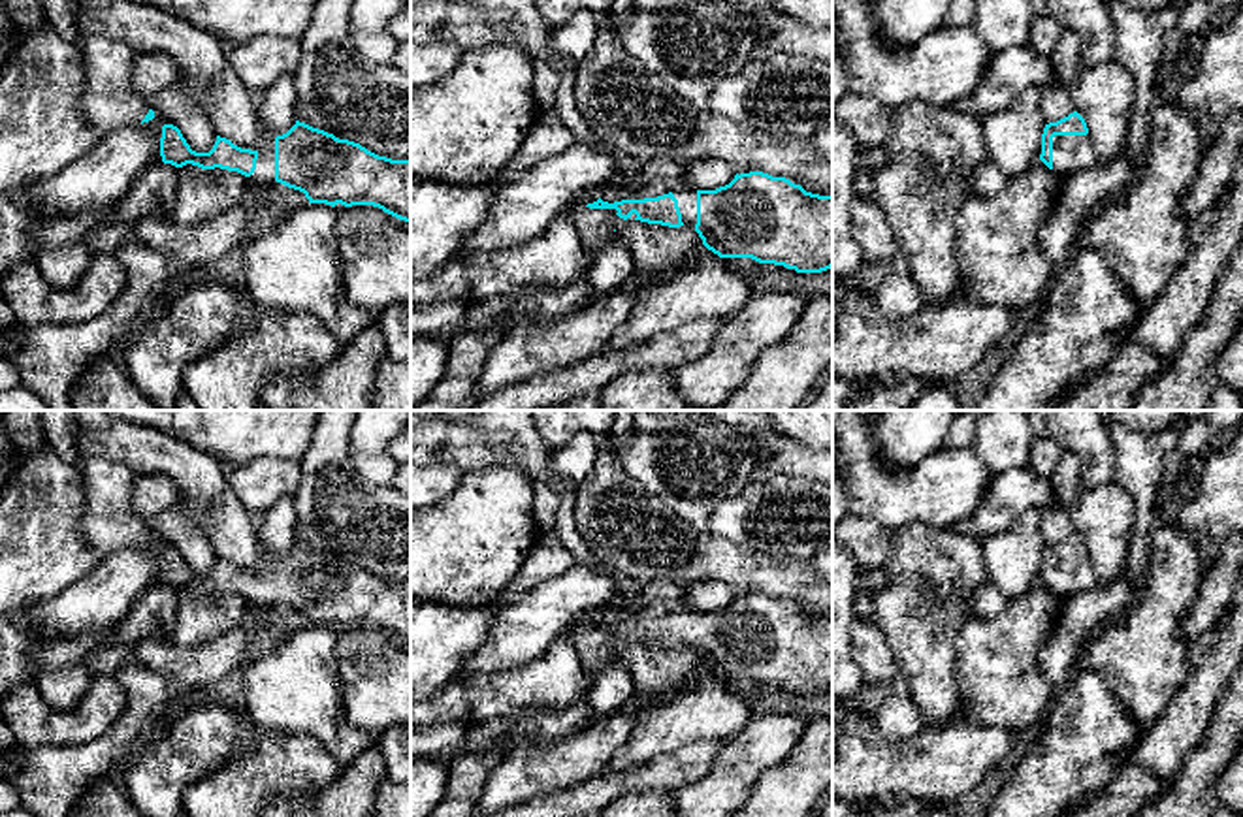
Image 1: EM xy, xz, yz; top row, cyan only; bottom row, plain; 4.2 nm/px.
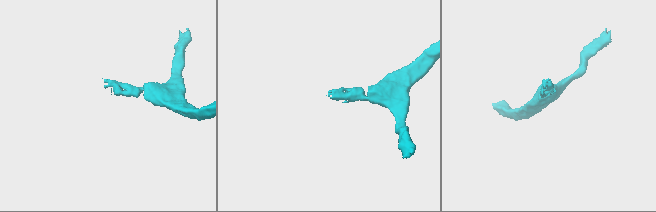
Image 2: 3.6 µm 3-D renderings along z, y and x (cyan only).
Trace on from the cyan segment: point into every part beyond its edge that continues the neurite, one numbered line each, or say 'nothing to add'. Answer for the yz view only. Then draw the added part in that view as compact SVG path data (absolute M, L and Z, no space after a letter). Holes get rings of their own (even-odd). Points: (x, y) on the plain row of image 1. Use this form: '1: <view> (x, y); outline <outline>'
1: yz (1070, 575); outline M1089 555L1053 559L1053 593L1062 601L1094 585L1098 578Z

